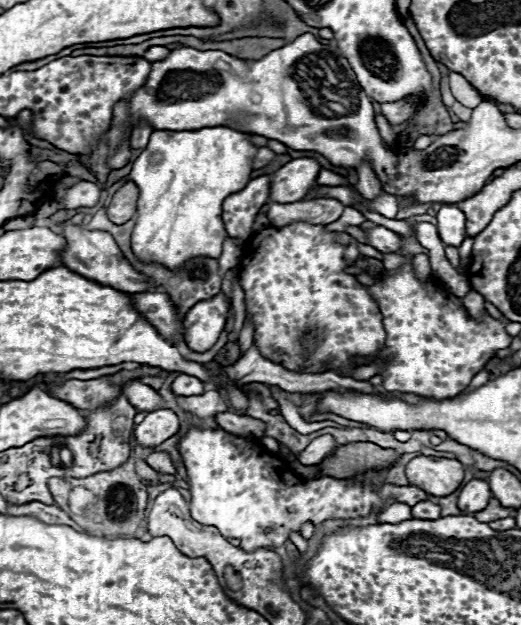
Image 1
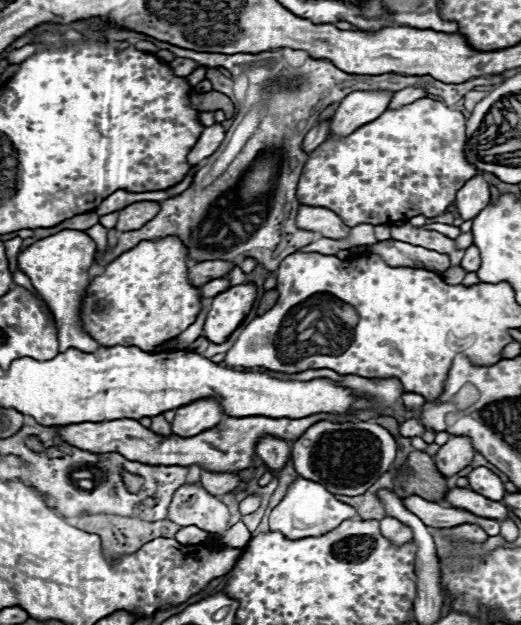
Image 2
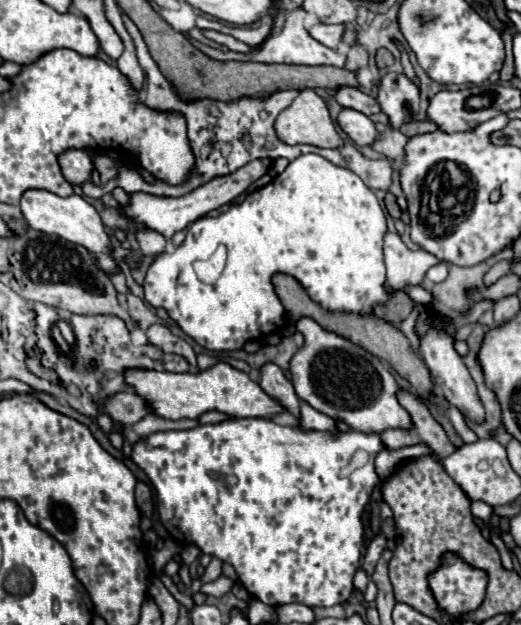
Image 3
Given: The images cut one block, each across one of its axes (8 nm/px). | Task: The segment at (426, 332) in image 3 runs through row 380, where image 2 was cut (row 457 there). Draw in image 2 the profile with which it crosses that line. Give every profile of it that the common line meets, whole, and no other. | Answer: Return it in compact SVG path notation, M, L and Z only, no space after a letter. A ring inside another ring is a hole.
M450 436L450 440L438 450L434 460L436 460L438 470L444 476L452 476L460 472L462 468L470 466L474 460L474 454L476 450L468 436Z

